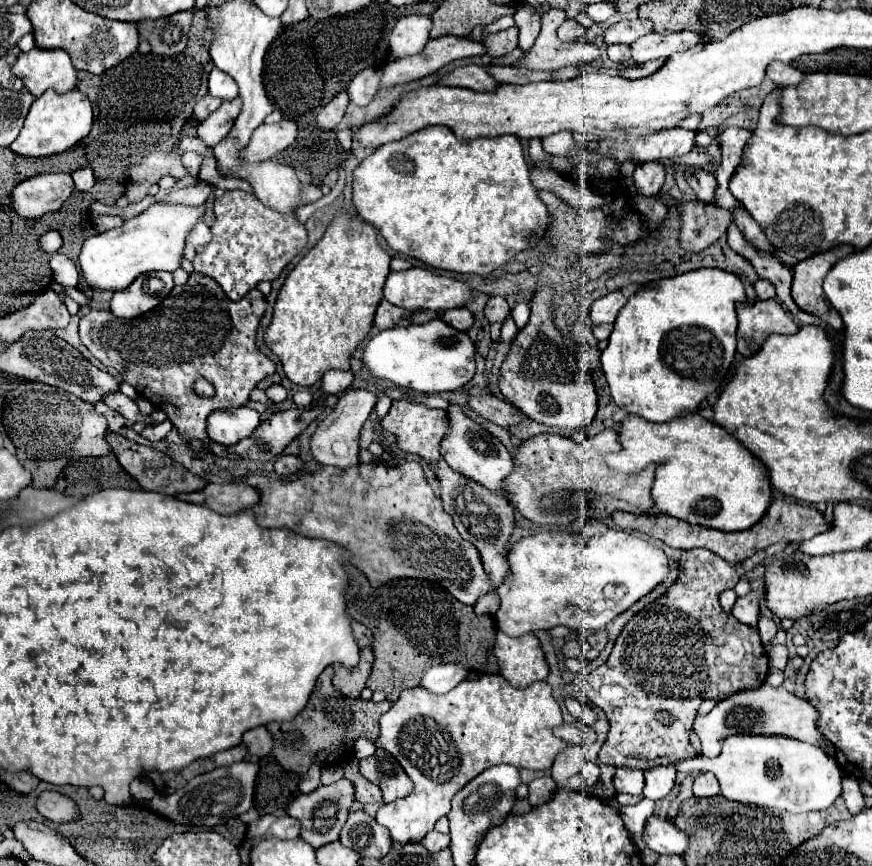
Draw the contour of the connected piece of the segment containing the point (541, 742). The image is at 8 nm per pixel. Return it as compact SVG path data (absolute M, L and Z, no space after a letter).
M482 675L476 681L462 681L444 695L432 695L422 687L402 691L390 711L380 717L380 737L376 739L376 747L392 753L392 757L404 767L406 775L414 781L414 791L396 803L382 805L376 813L376 821L390 829L394 843L422 841L422 837L434 829L436 821L448 815L450 799L484 769L500 763L532 771L550 769L556 755L566 747L562 739L554 737L554 729L562 723L562 711L546 681L536 681L526 689L516 689L500 675Z

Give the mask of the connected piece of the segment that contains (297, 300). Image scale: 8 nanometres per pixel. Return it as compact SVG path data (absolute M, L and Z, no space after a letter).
M340 211L328 225L324 237L288 273L274 307L272 323L264 333L264 341L280 357L284 373L292 383L310 387L330 369L350 371L348 359L372 327L376 307L382 301L382 287L390 273L392 257L378 245L376 235L378 233L370 223L362 221L358 215L352 217Z

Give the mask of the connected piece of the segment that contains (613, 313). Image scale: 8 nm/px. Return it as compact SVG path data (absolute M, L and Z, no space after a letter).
M628 285L624 289L618 289L614 293L608 293L604 297L600 297L598 301L592 303L592 323L594 325L602 325L602 323L614 323L620 309L626 305L628 297L634 295L636 291L640 291L640 287L636 289L636 285Z

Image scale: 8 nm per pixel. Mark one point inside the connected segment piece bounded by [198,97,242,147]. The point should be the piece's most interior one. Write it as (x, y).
(212, 130)

